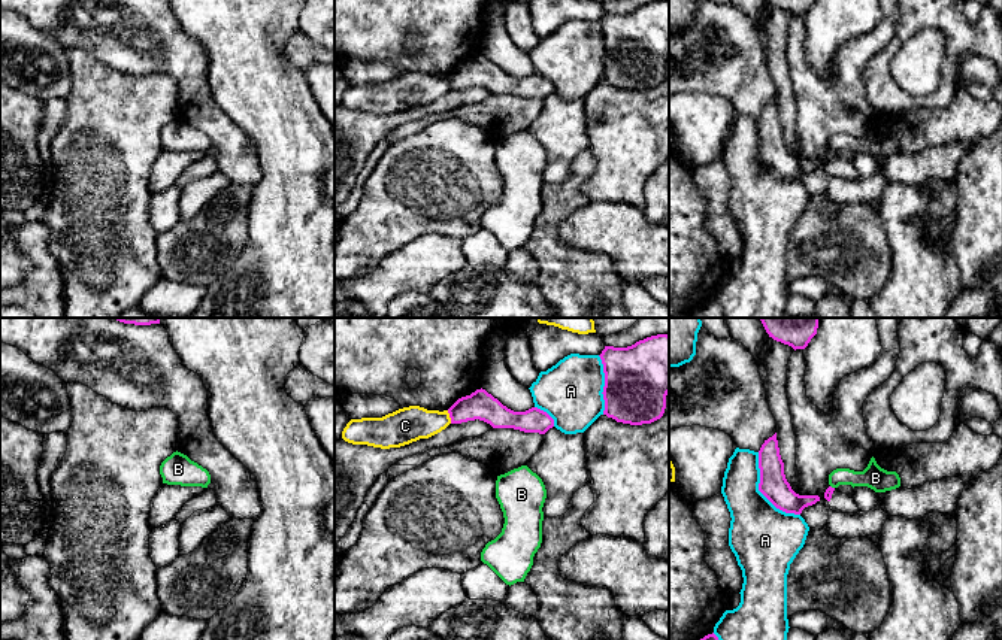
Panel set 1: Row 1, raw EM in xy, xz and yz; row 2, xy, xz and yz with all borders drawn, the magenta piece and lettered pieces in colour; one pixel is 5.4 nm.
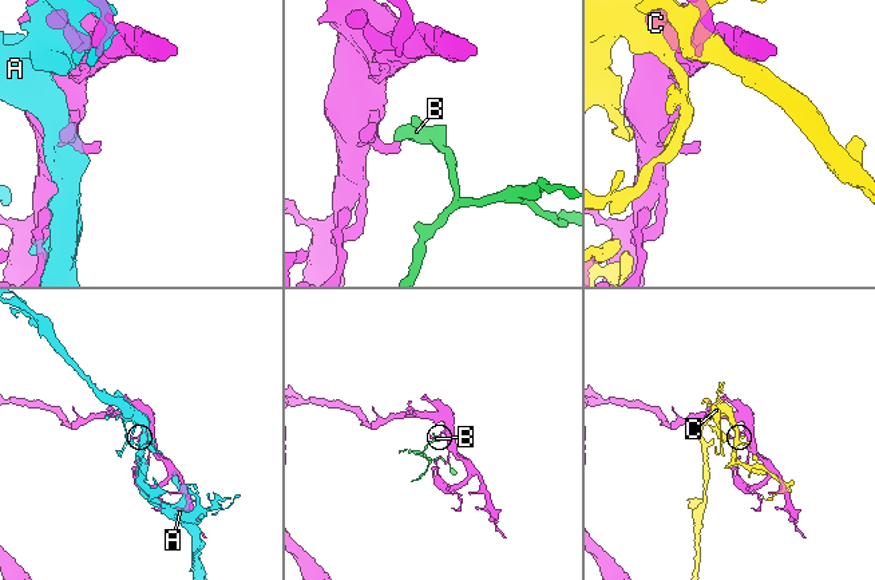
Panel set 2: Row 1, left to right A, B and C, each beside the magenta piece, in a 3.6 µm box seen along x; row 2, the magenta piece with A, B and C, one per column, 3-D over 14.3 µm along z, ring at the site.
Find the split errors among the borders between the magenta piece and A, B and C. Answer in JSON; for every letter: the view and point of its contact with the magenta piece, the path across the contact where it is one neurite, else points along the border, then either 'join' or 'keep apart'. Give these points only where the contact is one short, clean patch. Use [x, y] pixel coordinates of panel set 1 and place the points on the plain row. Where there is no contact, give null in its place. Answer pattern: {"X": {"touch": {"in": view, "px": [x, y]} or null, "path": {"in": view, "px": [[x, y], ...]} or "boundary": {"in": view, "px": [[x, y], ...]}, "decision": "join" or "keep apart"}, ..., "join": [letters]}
{"A": {"touch": {"in": "yz", "px": [760, 157]}, "decision": "keep apart"}, "B": {"touch": {"in": "yz", "px": [831, 152]}, "boundary": {"in": "yz", "px": [[831, 151], [834, 154]]}, "decision": "keep apart"}, "C": {"touch": {"in": "xz", "px": [450, 82]}, "decision": "keep apart"}, "join": []}

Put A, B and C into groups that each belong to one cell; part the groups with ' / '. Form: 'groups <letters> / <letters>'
groups A / B / C

